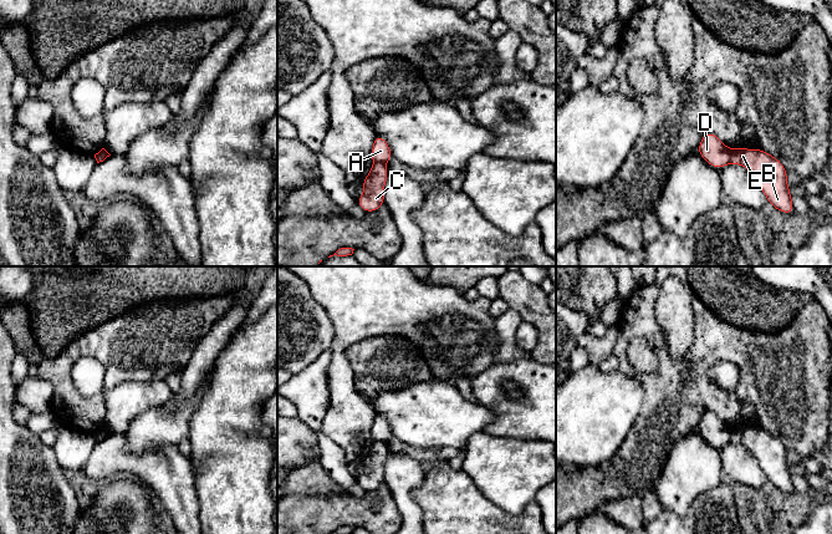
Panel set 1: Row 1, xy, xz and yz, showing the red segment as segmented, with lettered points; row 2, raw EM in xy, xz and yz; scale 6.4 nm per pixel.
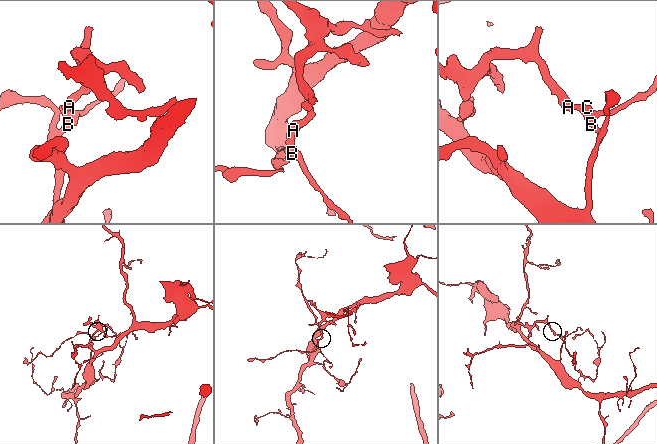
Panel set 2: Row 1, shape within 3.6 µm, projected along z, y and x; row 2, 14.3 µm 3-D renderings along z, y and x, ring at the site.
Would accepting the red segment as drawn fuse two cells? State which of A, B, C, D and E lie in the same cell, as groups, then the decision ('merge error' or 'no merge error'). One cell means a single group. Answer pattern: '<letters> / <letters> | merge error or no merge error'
A D / B C E | merge error

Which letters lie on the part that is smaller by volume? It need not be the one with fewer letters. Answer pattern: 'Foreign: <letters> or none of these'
Foreign: A, D

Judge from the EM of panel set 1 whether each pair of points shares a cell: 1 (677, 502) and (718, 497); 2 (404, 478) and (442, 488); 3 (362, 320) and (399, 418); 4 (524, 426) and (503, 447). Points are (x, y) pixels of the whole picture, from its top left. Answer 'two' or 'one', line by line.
1: two
2: two
3: two
4: two

